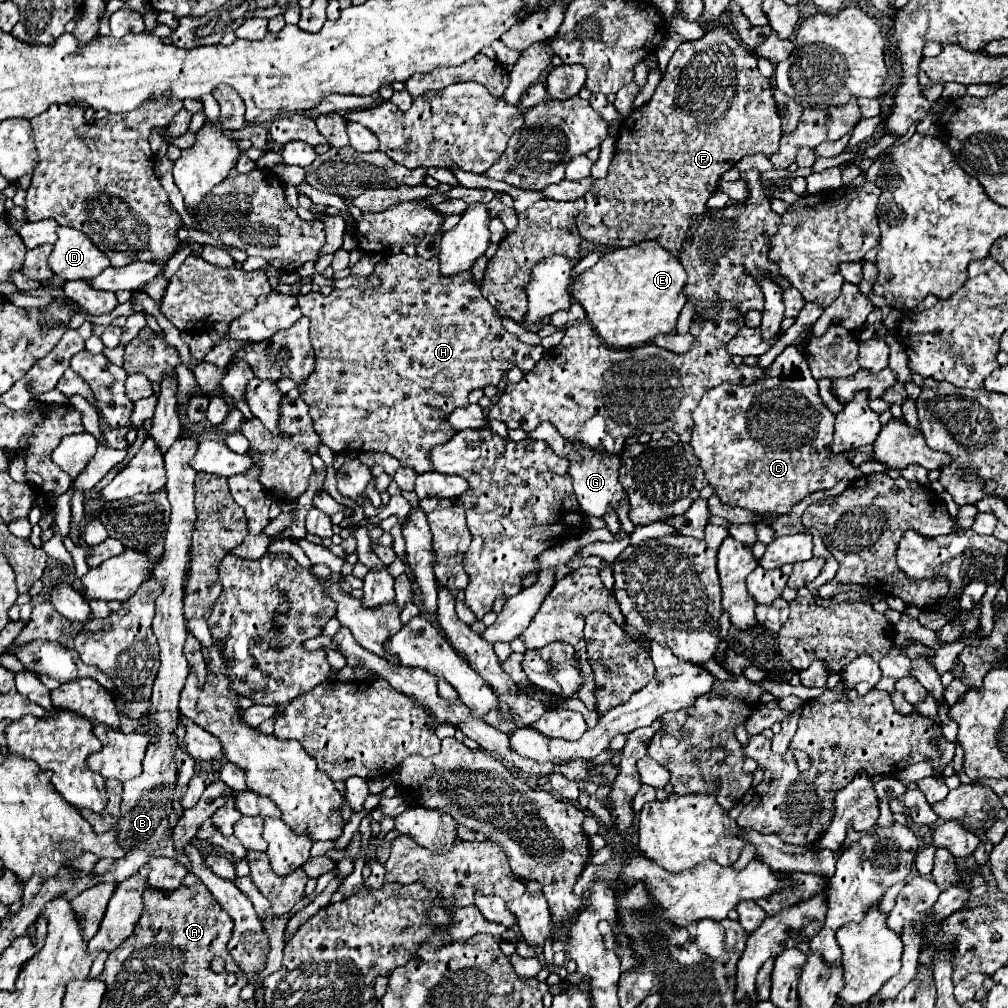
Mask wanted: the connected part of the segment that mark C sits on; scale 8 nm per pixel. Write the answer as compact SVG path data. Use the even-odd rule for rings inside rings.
M793 344L787 346L765 372L765 380L751 386L721 384L707 392L693 412L695 426L691 446L701 462L701 468L705 470L707 482L715 488L723 504L747 508L755 514L787 514L791 506L803 500L807 494L833 488L857 468L849 462L847 454L831 452L835 414L823 406L817 380L809 372L803 350Z

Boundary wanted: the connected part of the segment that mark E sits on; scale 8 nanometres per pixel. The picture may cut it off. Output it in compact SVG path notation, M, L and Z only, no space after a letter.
M645 240L643 244L619 248L601 256L601 260L593 268L581 274L581 278L571 286L571 292L587 312L591 326L605 340L605 344L609 344L611 348L637 348L651 342L657 334L675 332L675 320L687 302L683 294L685 280L687 274L679 264L677 256L663 250L657 242Z

